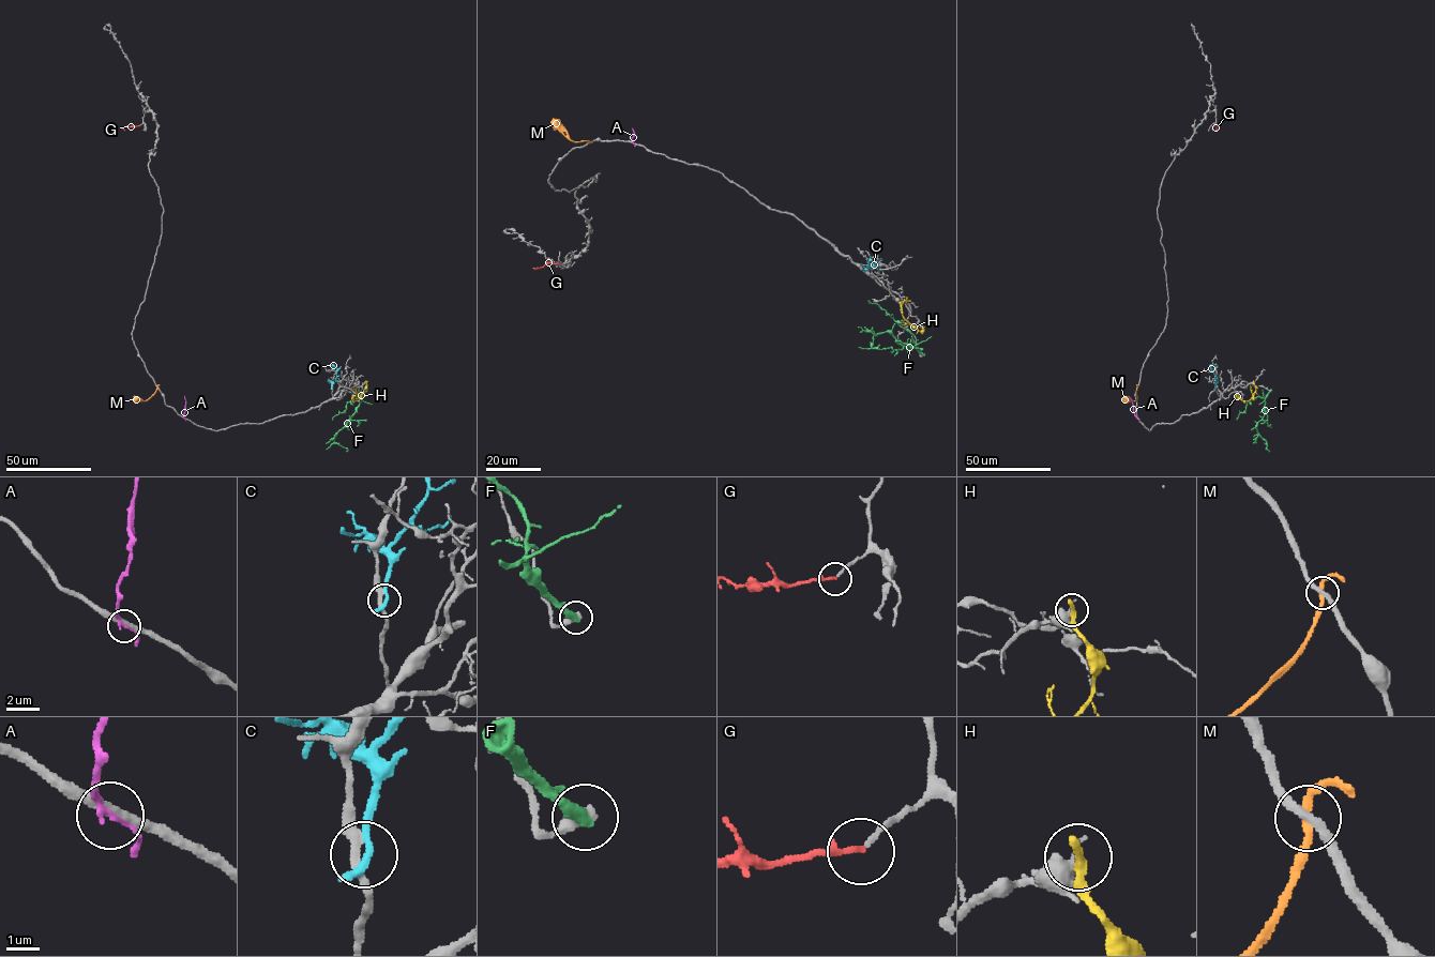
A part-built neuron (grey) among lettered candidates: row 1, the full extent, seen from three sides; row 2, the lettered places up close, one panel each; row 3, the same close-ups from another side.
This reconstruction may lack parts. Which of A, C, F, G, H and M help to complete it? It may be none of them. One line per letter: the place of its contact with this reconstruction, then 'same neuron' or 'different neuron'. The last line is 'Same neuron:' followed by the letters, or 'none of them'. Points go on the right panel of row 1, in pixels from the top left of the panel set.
A: (1137, 418) | different neuron
C: (1214, 388) | different neuron
F: (1270, 391) | different neuron
G: (1214, 125) | same neuron
H: (1253, 382) | different neuron
M: (1137, 386) | different neuron
Same neuron: G

